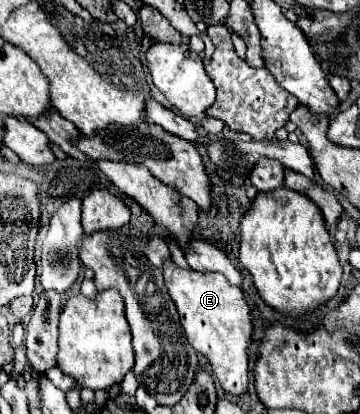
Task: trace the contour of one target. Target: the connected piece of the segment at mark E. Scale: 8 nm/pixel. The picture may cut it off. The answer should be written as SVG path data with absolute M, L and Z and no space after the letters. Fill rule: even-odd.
M176 263L164 265L164 281L178 307L190 345L206 357L224 393L244 395L248 391L248 347L254 335L254 321L242 289L230 285L224 275L180 269Z

